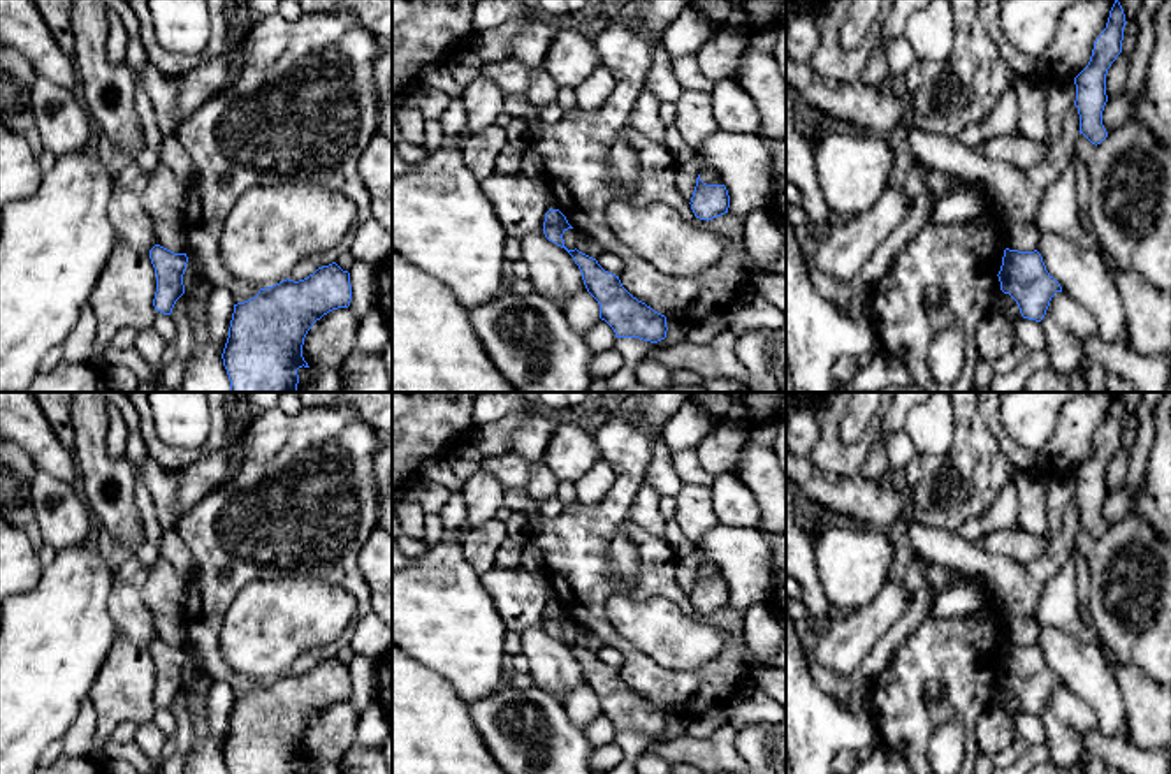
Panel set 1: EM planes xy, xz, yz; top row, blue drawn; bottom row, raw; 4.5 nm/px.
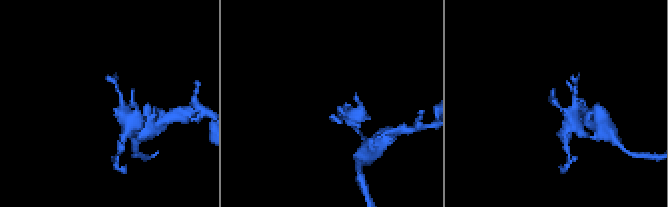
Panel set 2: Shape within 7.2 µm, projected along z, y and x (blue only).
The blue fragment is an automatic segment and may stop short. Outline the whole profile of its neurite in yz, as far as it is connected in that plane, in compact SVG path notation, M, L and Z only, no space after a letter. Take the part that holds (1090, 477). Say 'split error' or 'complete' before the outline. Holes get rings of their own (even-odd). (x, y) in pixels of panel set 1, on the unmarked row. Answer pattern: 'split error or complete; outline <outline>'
complete; outline M1116 392L1109 405L1106 422L1094 436L1088 459L1074 471L1074 500L1080 508L1080 528L1083 528L1095 540L1108 531L1102 519L1102 505L1108 496L1106 468L1122 447L1125 417L1124 403Z

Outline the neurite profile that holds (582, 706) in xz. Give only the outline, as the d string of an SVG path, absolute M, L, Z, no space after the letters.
M584 683L566 695L564 709L571 723L580 730L586 730L587 725L600 714L600 698L587 683Z

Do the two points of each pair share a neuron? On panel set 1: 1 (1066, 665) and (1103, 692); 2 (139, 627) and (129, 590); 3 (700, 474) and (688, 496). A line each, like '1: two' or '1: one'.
1: one
2: one
3: two

